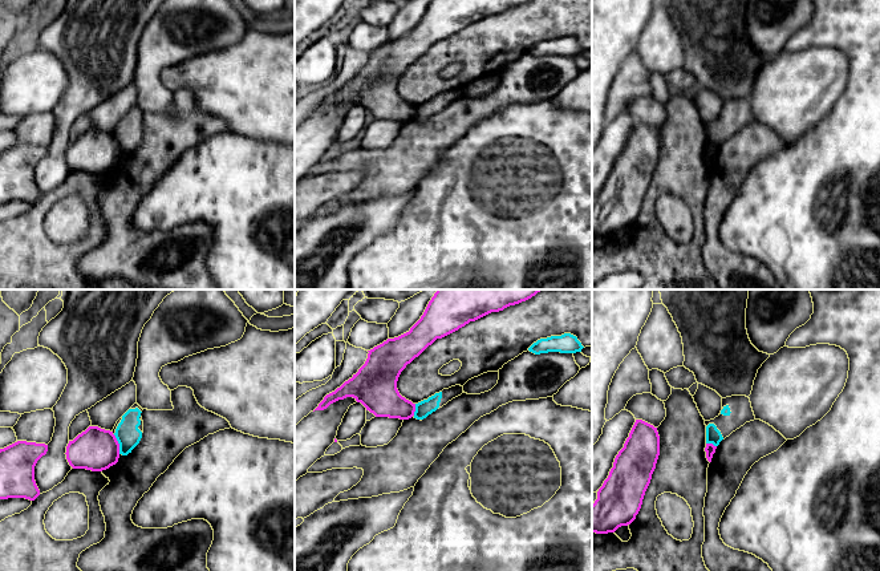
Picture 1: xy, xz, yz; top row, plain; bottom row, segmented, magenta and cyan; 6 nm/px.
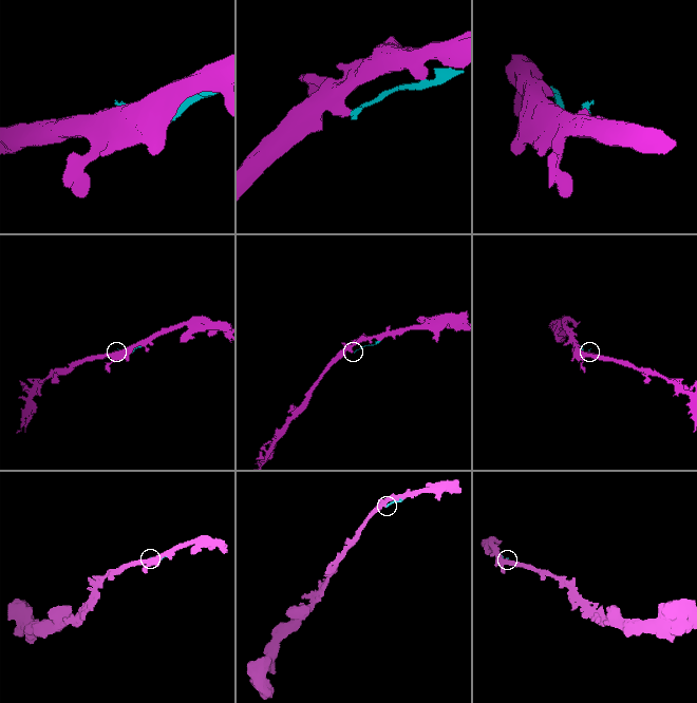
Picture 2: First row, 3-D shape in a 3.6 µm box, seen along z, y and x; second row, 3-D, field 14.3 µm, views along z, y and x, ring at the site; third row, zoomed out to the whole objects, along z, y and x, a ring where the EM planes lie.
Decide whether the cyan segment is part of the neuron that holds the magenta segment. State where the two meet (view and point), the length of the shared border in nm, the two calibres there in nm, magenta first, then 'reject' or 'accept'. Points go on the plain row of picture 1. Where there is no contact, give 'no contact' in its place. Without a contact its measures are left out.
meets magenta in xy at (118, 146); contact 130 nm long; 260 nm thick on the magenta side, 150 nm on the other; reject

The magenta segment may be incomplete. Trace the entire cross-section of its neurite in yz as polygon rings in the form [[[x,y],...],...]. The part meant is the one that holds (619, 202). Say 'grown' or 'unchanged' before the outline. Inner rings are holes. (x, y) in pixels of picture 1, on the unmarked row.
unchanged | [[[636,122],[592,207],[592,235],[615,235],[636,222],[658,158],[657,130]]]

